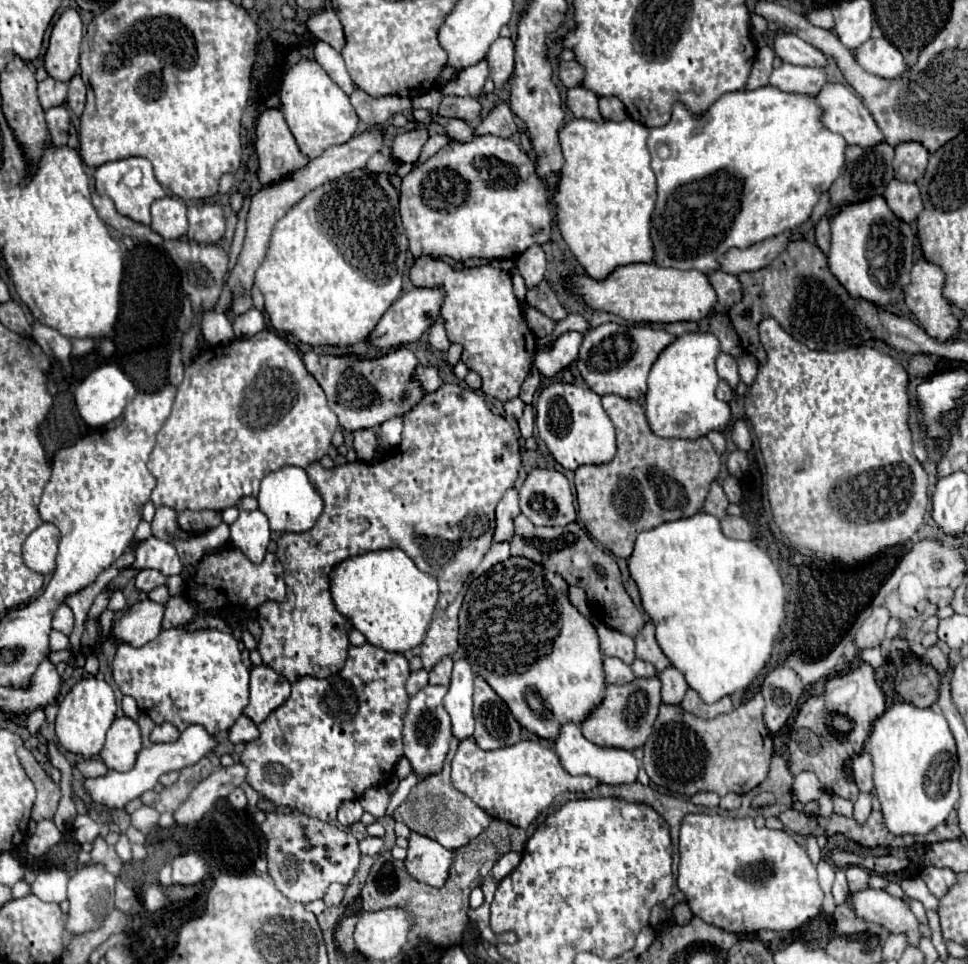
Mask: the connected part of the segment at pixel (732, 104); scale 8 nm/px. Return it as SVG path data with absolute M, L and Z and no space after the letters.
M762 86L758 90L738 90L732 94L724 94L720 96L702 116L694 116L692 112L686 110L686 106L682 102L674 102L672 106L672 118L666 126L660 128L650 128L647 138L647 146L651 155L651 166L657 179L657 200L654 209L654 226L660 230L650 230L650 238L652 238L652 246L654 246L654 260L658 266L672 266L672 268L696 268L704 274L710 274L712 270L718 270L718 256L726 254L730 248L748 248L756 242L762 242L766 238L778 236L782 234L786 228L794 230L800 224L804 224L810 214L812 208L816 206L816 202L820 200L822 192L826 192L832 182L838 178L838 172L842 168L842 164L846 162L844 158L844 148L846 148L846 140L842 140L842 136L830 132L820 120L818 116L822 114L822 110L814 104L812 96L802 96L802 94L786 94L780 92L778 88L772 86Z

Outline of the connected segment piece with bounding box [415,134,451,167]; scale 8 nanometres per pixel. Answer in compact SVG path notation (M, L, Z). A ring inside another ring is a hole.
M432 135L424 145L418 160L415 162L415 167L422 165L428 158L436 154L439 149L446 146L450 140L447 135Z

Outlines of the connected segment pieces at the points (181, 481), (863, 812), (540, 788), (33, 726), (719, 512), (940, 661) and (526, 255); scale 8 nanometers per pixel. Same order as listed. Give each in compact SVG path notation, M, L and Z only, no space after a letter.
M260 330L250 338L236 338L226 346L208 348L186 366L174 410L158 432L158 442L148 462L150 472L158 480L152 502L178 512L222 512L224 508L240 506L244 496L258 496L260 480L270 472L286 464L306 468L326 456L336 428L338 418L328 408L320 384L306 370L302 356L276 332Z
M862 792L860 794L860 798L856 800L856 804L854 804L854 818L858 820L858 822L866 822L866 818L870 816L870 812L872 812L872 796L874 796L874 792Z
M466 738L460 742L456 754L454 754L454 760L452 760L452 784L456 790L460 790L462 794L466 794L474 804L478 804L488 816L496 818L496 820L504 820L504 822L510 822L518 828L528 828L536 816L546 810L552 800L562 794L562 792L588 792L592 790L594 786L598 786L598 780L590 778L590 776L572 776L568 774L556 752L544 744L544 742L536 742L536 740L522 740L510 748L498 748L498 750L480 750L474 740Z
M44 708L34 710L34 712L30 714L30 718L28 718L28 732L30 732L30 734L36 734L38 728L44 724L44 720L46 720L46 712L44 712Z
M714 480L712 486L710 486L710 492L706 496L706 502L704 502L704 510L718 516L718 518L724 518L726 516L726 506L728 506L728 498L726 498L722 486Z
M932 646L932 648L928 648L928 650L926 650L926 654L922 656L922 662L930 664L930 666L932 666L934 670L938 670L940 674L942 674L942 672L946 672L946 668L950 666L948 656L946 656L946 654L942 654L942 650L940 650L940 648L936 648L936 646Z
M536 244L530 246L526 252L522 252L516 260L514 266L510 270L512 274L520 274L526 282L526 288L534 288L544 280L544 272L546 272L546 256L544 250Z

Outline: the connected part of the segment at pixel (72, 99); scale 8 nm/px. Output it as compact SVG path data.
M76 74L70 82L68 82L68 108L80 116L82 110L84 110L84 104L86 104L86 86L84 82L80 80L80 74Z

